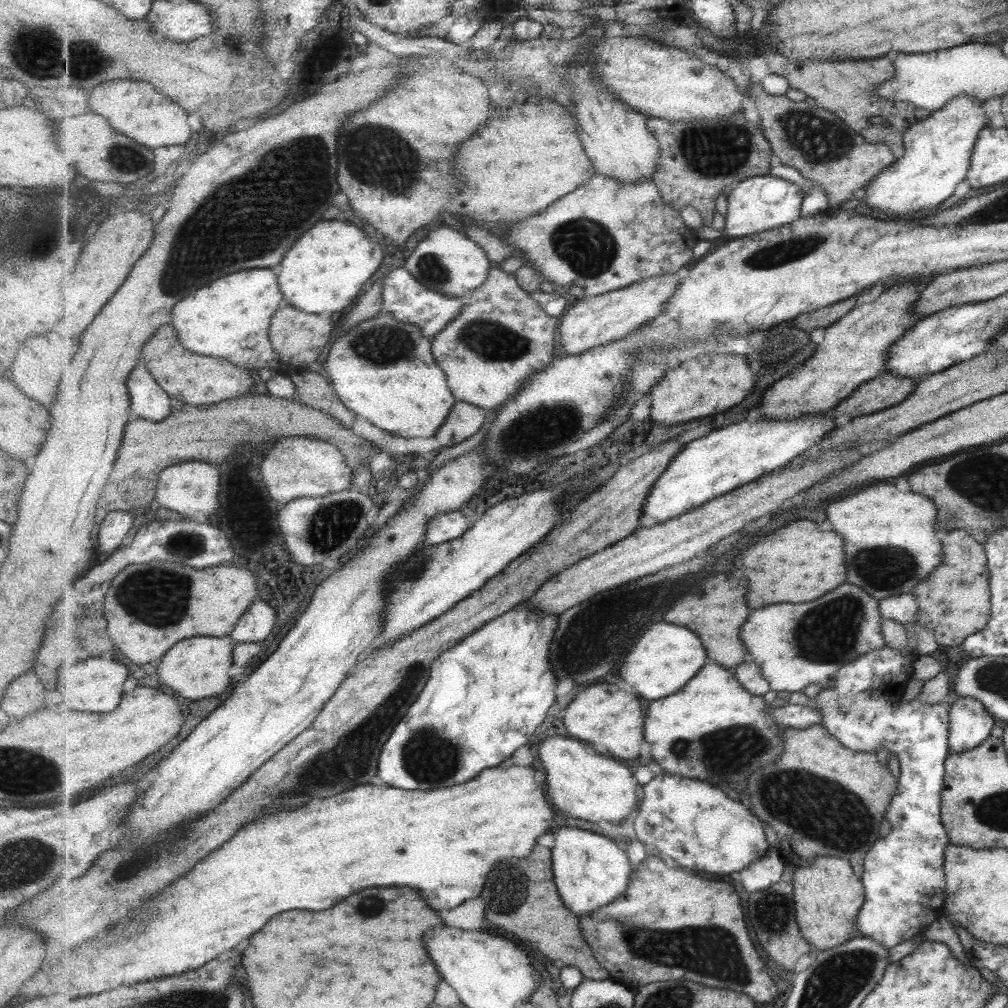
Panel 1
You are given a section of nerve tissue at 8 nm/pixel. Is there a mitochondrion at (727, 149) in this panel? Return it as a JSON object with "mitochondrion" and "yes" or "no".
{"mitochondrion":"yes"}

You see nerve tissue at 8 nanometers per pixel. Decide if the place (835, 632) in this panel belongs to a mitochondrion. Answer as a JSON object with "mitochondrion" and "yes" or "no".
{"mitochondrion":"yes"}

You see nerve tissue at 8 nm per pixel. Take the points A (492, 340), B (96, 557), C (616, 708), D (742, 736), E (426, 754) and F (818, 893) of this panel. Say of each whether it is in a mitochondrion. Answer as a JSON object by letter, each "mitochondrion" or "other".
{"A":"mitochondrion","B":"other","C":"other","D":"mitochondrion","E":"mitochondrion","F":"other"}

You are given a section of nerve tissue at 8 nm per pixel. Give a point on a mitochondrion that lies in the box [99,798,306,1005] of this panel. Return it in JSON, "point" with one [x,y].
{"point":[142,858]}

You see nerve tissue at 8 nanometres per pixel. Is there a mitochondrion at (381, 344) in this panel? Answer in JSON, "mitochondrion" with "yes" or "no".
{"mitochondrion":"yes"}

